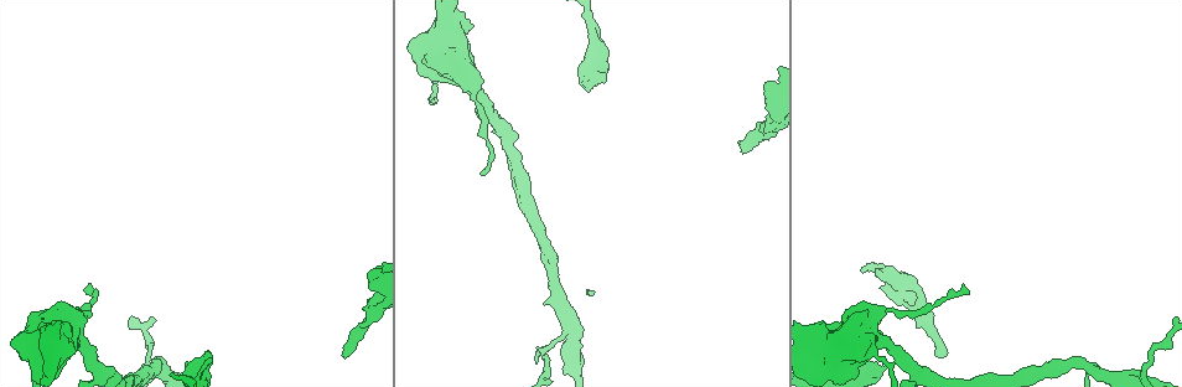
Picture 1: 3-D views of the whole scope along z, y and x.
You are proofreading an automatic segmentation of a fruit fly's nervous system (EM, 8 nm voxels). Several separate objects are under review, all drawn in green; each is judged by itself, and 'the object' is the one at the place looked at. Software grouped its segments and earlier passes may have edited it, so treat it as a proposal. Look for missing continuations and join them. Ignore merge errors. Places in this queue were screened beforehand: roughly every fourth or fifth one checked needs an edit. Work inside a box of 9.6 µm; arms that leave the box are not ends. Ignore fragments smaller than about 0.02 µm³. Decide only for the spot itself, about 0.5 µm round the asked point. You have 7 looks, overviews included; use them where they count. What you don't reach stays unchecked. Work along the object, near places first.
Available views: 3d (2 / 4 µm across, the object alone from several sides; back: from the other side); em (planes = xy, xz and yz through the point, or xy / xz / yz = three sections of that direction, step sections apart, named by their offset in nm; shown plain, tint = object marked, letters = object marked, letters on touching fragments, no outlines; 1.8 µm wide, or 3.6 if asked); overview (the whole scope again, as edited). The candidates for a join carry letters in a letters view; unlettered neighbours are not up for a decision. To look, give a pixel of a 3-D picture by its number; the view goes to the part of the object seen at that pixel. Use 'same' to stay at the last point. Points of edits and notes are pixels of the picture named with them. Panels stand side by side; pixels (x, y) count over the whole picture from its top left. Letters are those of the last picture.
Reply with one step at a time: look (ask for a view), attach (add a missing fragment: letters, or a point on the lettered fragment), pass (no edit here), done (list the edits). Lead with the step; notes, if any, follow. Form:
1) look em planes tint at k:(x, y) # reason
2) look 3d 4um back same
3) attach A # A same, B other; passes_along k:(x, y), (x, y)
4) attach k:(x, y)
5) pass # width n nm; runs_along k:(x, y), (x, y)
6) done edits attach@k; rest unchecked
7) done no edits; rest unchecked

look em planes tint at 1:(206, 352) # an open end

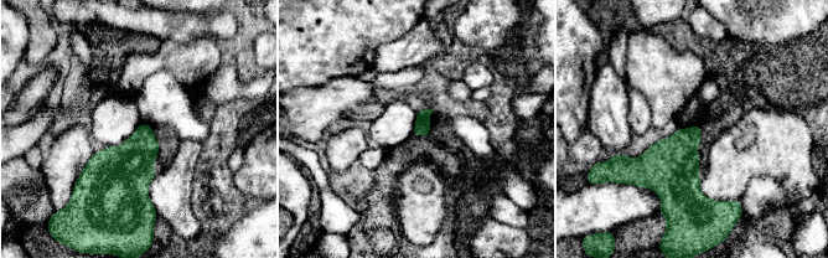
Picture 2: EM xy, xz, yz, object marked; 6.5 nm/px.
look em planes letters same # see the neighbours

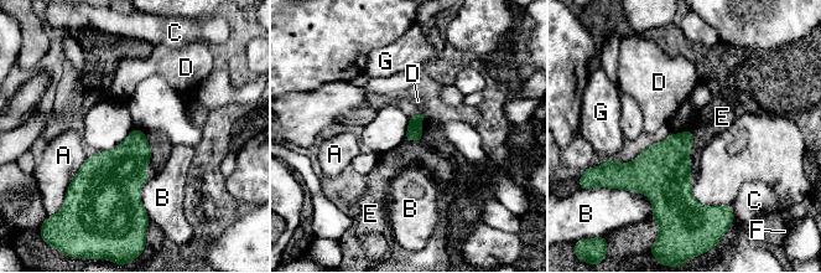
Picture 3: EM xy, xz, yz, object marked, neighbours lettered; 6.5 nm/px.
attach E # A other, B other, C other, D other, E same, F other, G other; it goes on there

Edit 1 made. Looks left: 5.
look overview # see it whole again

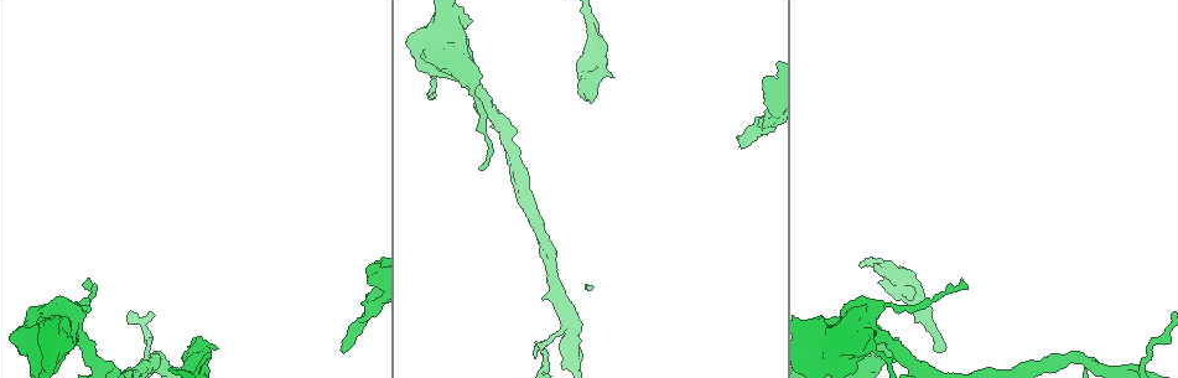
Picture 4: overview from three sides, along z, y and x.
look 3d 4um at 4:(864, 298) # stops while still wide

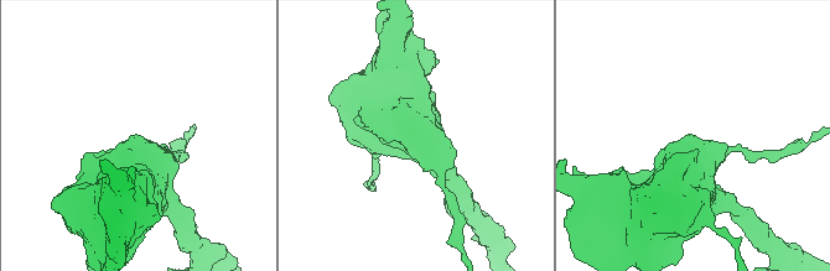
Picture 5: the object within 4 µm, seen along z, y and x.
look em 3.6um xy step 8 tint at 5:(693, 135)

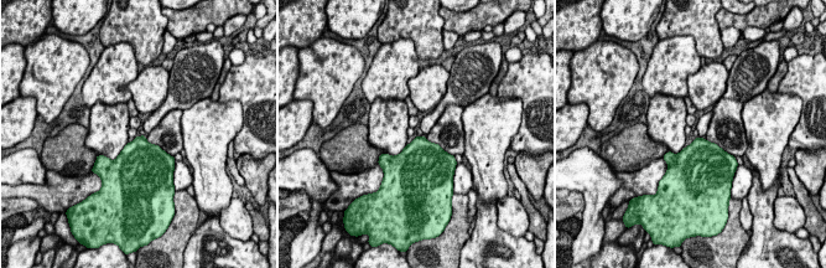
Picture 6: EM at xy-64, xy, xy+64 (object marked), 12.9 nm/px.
look em 3.6um planes letters same

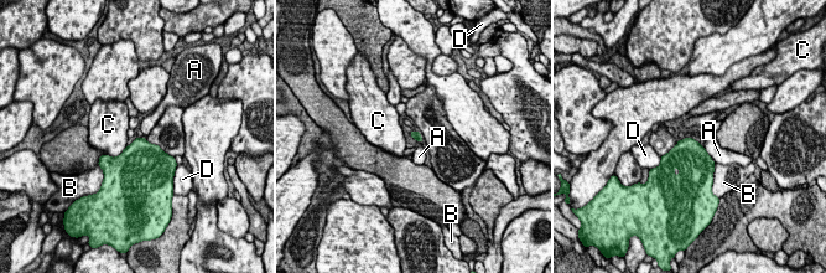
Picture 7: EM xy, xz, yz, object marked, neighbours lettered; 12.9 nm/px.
pass # A other, B other, C other, D other; none of them fits

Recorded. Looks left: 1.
look em planes letters at 4:(343, 351) # free end

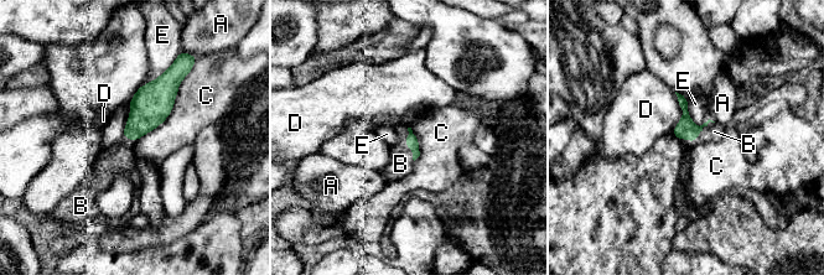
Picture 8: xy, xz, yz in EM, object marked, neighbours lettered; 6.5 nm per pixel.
attach B # longest_contact C 550 nm; A other, B same, C other, D other, E other; it goes on there

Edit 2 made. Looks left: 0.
done edits attach@3, attach@8; rest unchecked

